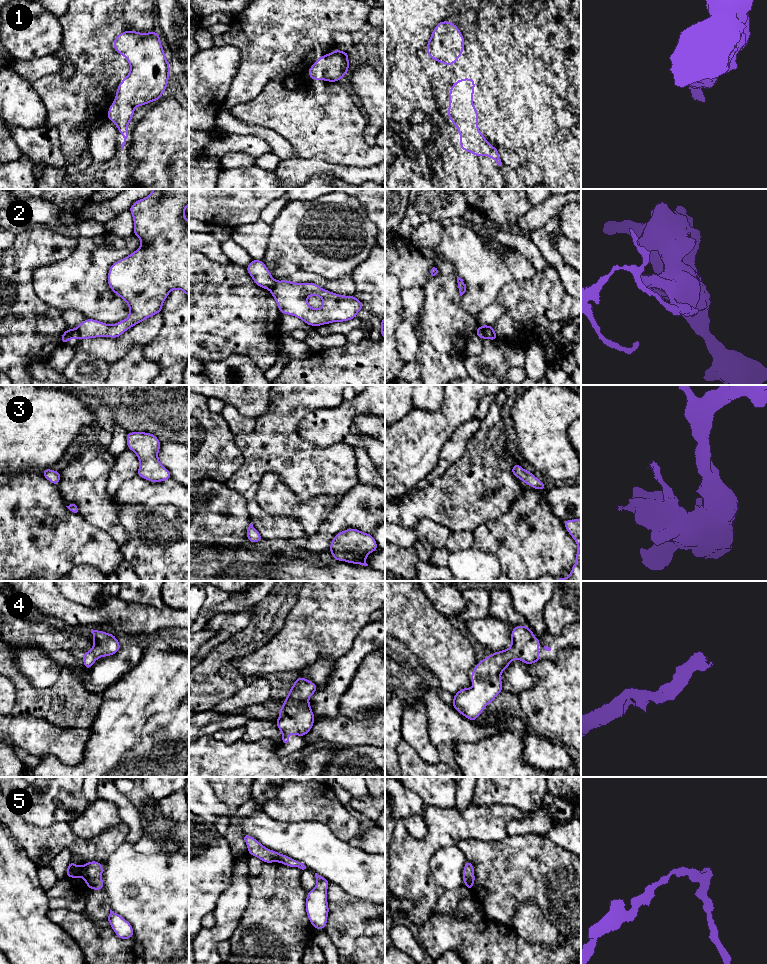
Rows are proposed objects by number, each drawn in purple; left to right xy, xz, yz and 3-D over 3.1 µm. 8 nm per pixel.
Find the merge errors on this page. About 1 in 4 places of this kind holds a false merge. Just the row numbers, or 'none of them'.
2

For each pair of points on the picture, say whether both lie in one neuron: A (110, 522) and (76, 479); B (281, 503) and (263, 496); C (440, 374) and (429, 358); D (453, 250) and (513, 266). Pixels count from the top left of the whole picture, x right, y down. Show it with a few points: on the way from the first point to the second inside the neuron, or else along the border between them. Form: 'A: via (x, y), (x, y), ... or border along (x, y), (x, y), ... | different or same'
A: via (99, 511), (93, 504), (87, 490) | same
B: via (277, 499), (274, 496), (267, 496) | same
C: via (437, 370), (431, 362) | same
D: via (468, 254), (480, 266), (498, 266) | same

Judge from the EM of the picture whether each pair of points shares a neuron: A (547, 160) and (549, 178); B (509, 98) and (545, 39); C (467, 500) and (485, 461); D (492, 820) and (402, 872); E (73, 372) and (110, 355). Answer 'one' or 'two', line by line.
A: one
B: two
C: one
D: one
E: two

